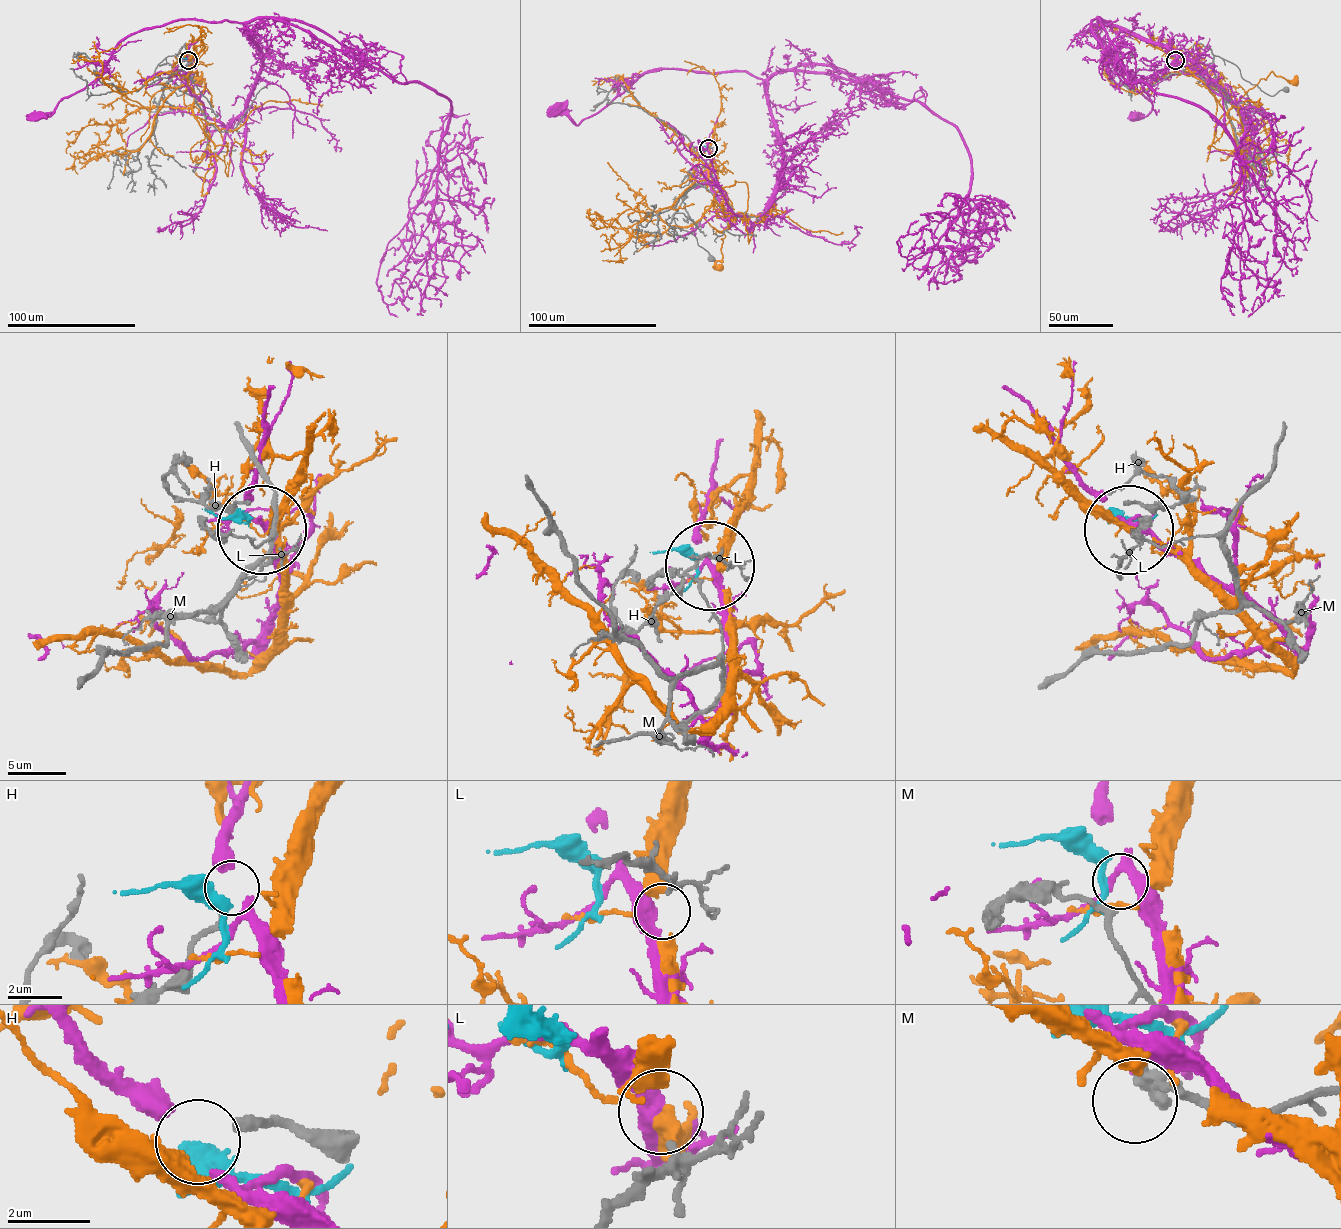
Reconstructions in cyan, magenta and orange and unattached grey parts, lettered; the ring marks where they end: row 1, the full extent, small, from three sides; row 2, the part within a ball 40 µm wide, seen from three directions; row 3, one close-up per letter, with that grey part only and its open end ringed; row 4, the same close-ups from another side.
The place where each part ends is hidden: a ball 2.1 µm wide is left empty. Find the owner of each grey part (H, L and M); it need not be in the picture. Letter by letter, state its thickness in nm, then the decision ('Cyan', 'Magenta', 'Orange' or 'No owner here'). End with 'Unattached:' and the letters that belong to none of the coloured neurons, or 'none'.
H: Thickness 280 nm. No owner here
L: Thickness 150 nm. Orange
M: Thickness 190 nm. No owner here
Unattached: H, M

